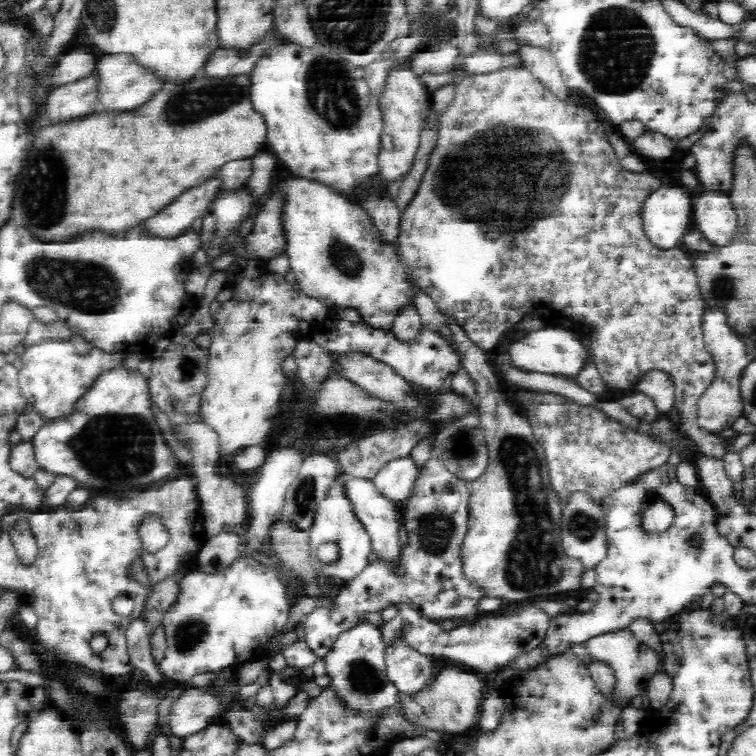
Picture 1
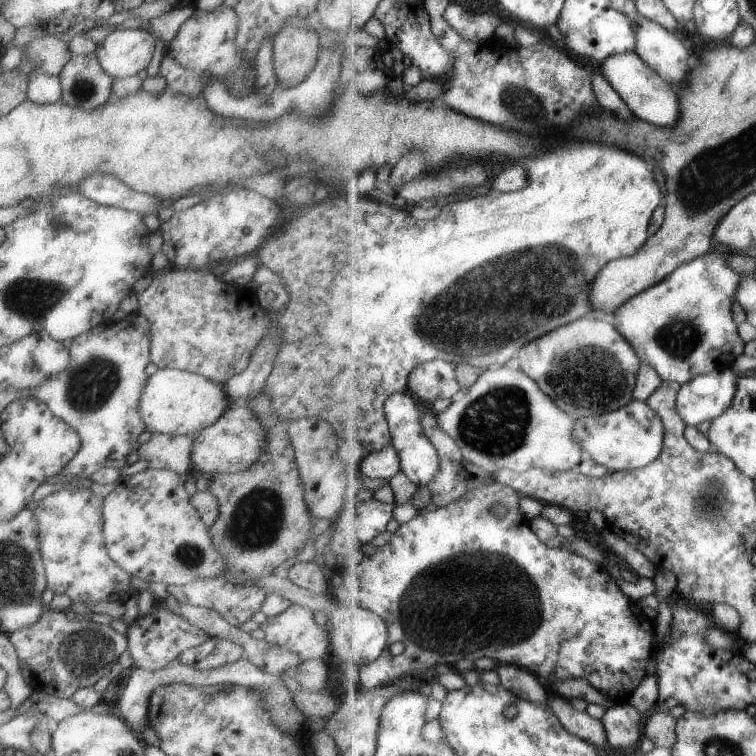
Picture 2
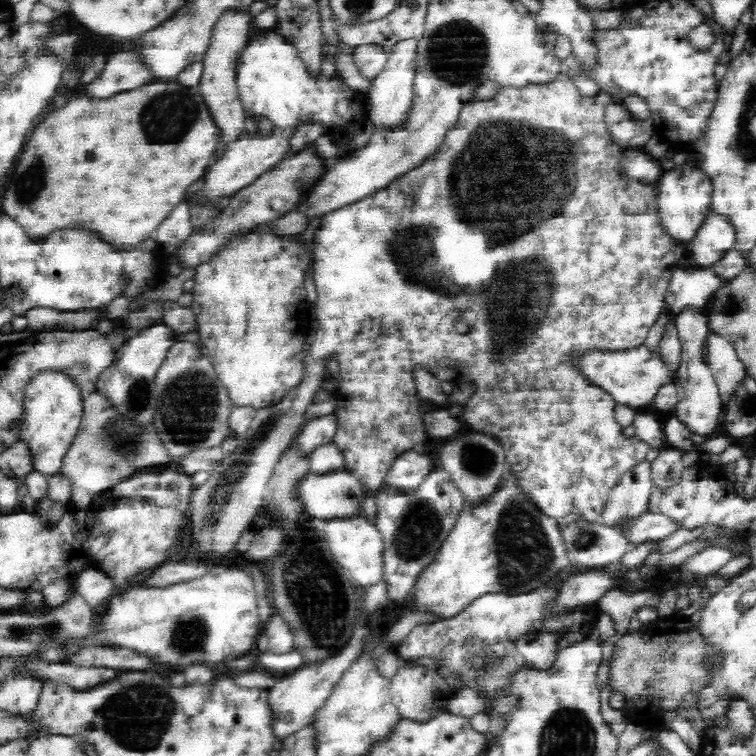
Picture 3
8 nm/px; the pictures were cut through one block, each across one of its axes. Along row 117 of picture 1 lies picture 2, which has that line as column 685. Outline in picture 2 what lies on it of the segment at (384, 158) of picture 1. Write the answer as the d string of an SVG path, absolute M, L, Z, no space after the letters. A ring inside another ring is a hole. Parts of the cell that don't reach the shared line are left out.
M730 369L693 378L678 393L677 409L687 426L713 421L731 409L738 394L738 378Z

